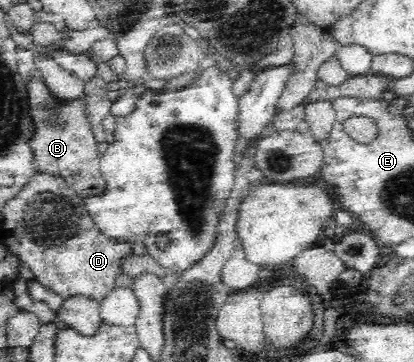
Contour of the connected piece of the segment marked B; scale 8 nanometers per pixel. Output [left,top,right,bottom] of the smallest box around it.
[27,80,105,195]

